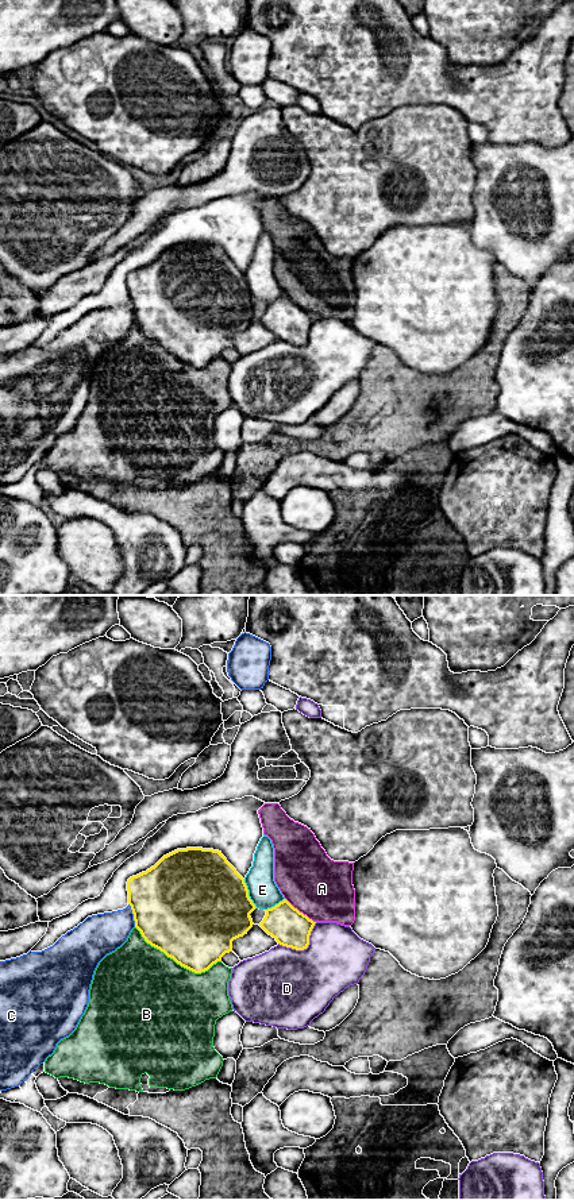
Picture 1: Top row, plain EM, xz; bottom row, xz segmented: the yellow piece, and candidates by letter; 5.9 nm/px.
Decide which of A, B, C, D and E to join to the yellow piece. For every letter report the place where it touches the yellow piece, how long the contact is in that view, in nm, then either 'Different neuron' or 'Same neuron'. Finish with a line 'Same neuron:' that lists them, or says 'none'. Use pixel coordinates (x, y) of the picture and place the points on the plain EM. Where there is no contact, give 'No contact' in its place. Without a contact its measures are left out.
A: Touches yellow at xz (299, 307). Shared border 240 nm. Different neuron
B: Touches yellow at xz (176, 357). Shared border 550 nm. Different neuron
C: Touches yellow at xz (134, 311). Shared border 150 nm. Different neuron
D: Touches yellow at xz (304, 343). Shared border 260 nm. Different neuron
E: Touches yellow at xz (247, 289). Shared border 190 nm. Different neuron
Same neuron: none

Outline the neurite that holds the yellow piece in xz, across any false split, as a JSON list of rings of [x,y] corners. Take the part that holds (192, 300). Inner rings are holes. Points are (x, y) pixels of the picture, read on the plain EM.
[[[203,243],[177,244],[163,251],[154,262],[127,277],[128,300],[135,323],[147,339],[163,347],[181,362],[201,369],[232,347],[232,336],[253,323],[250,309],[257,304],[249,292],[244,274],[219,246]]]

